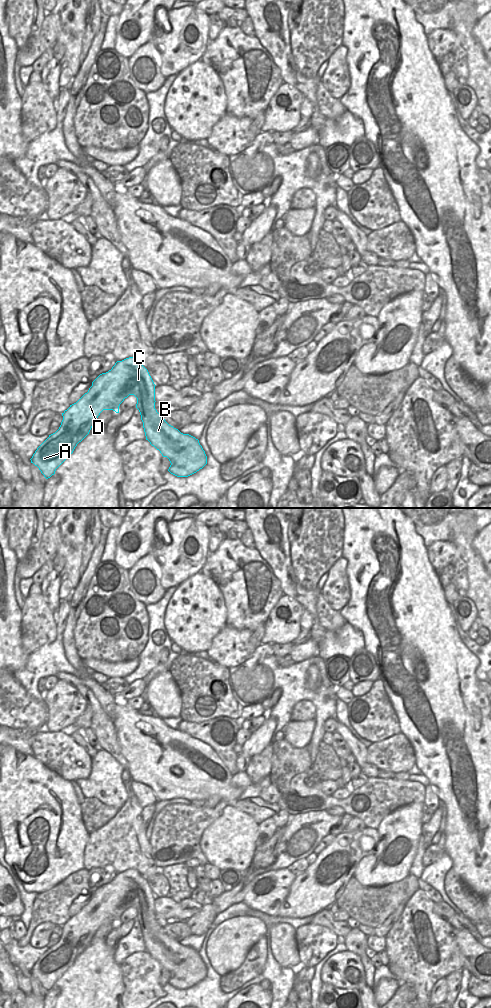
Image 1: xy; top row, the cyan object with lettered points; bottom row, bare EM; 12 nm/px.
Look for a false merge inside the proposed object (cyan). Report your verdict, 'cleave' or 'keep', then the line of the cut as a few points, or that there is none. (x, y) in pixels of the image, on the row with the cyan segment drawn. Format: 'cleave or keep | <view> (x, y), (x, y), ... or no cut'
keep | no cut

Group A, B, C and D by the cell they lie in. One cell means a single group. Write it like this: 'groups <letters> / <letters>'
groups A B C D

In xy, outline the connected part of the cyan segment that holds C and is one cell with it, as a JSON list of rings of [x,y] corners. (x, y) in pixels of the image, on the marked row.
[[[129,357],[122,361],[117,361],[115,365],[106,373],[100,374],[85,393],[76,403],[62,413],[63,420],[59,429],[49,435],[49,437],[37,448],[33,454],[31,463],[39,468],[41,473],[46,479],[55,474],[56,469],[73,453],[75,447],[81,442],[90,432],[92,426],[95,424],[96,419],[103,410],[113,410],[119,413],[119,406],[129,395],[134,395],[137,398],[136,408],[139,410],[146,440],[150,442],[157,450],[160,451],[163,457],[167,457],[171,463],[168,471],[177,477],[188,477],[207,464],[207,456],[199,440],[189,434],[183,434],[178,429],[169,425],[164,415],[161,415],[155,409],[155,384],[143,364],[136,357]]]

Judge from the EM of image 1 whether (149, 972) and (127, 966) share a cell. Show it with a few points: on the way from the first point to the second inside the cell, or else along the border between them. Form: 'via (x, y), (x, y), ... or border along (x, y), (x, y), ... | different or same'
via (144, 972), (132, 968) | same

